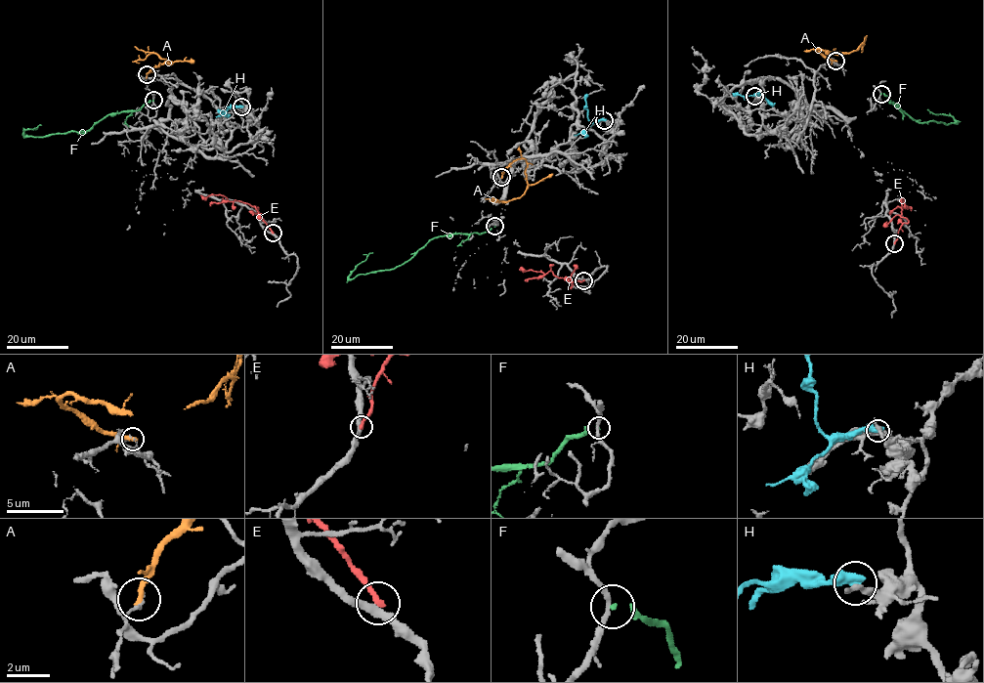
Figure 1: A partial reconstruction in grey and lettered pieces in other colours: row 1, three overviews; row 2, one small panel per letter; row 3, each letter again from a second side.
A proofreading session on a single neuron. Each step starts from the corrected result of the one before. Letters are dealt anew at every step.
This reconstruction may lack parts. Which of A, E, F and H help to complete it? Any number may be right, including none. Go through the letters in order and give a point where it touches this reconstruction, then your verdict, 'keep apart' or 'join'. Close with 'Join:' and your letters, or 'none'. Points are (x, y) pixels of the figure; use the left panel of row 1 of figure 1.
A: (147, 74) | keep apart
E: (273, 233) | keep apart
F: (153, 100) | keep apart
H: (241, 106) | keep apart
Join: none

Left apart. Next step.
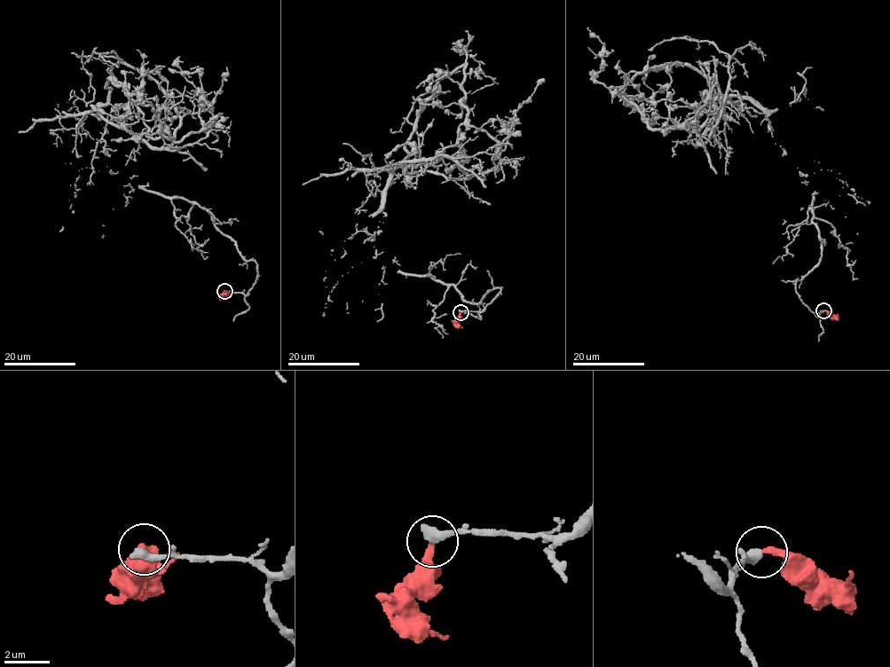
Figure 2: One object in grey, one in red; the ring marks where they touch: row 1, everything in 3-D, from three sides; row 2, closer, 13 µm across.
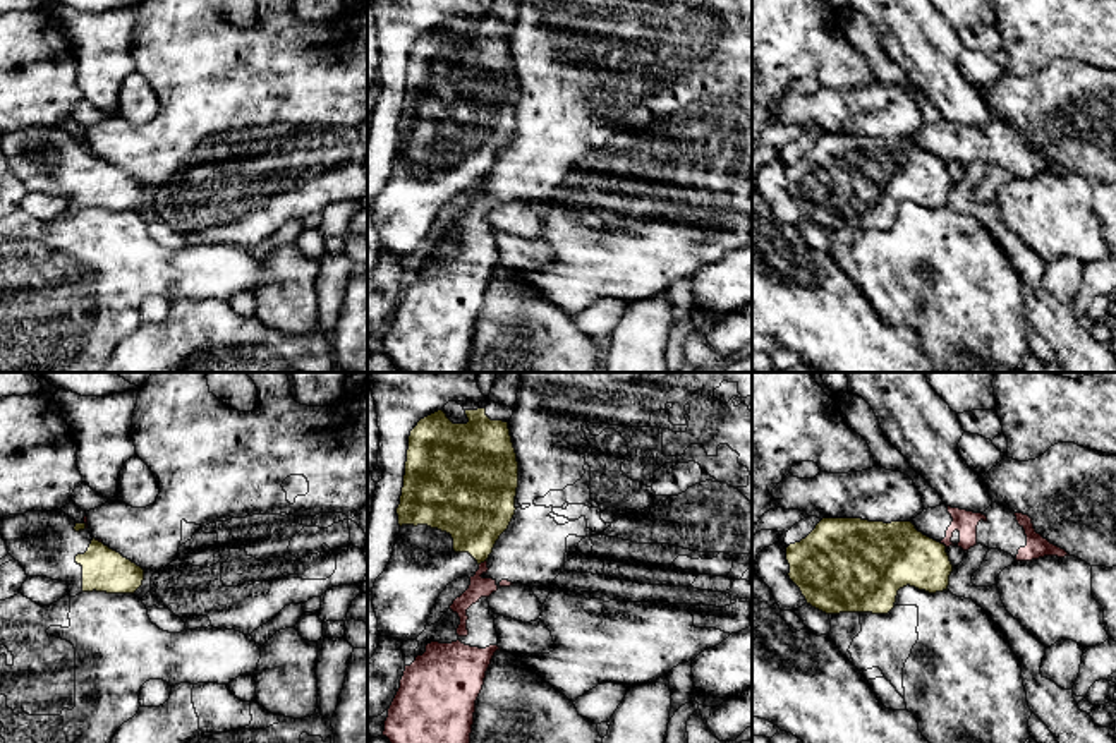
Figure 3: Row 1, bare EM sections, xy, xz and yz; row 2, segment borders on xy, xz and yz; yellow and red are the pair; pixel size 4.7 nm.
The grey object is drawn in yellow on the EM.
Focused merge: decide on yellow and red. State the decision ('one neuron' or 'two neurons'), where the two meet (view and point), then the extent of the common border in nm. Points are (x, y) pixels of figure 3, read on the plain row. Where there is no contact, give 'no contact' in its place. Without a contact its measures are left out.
two neurons; contact xz (483, 177); length 50 nm

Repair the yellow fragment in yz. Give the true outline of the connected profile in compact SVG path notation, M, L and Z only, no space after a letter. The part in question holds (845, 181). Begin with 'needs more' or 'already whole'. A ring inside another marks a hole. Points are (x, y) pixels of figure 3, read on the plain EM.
already whole | M822 134L800 158L786 163L790 196L807 220L826 228L888 230L898 206L910 201L929 209L948 206L953 180L946 161L924 151L912 137Z

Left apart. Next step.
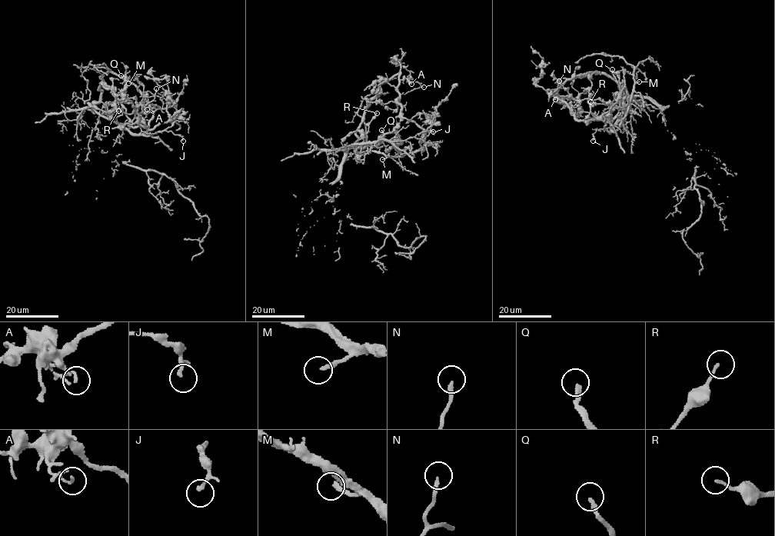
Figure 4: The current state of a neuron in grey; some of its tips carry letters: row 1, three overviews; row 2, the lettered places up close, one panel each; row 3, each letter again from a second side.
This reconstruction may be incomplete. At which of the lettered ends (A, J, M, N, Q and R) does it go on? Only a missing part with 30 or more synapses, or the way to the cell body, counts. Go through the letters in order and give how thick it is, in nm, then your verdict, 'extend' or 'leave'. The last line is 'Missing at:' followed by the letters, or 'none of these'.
A: 130 nm | leave
J: 130 nm | leave
M: 240 nm | extend
N: 200 nm | extend
Q: 240 nm | extend
R: 130 nm | leave
Missing at: M, N, Q

